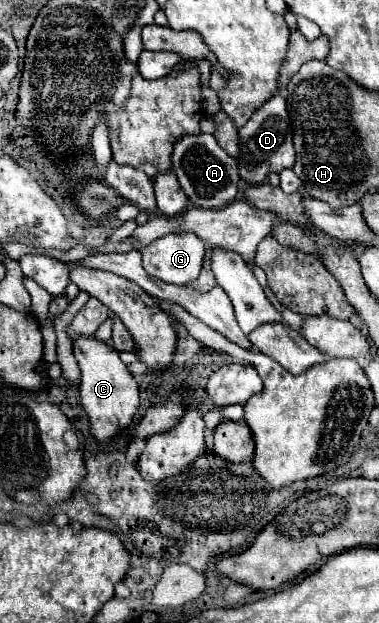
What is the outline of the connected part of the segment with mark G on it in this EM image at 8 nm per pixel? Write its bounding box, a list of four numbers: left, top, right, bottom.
[143,235,205,285]

